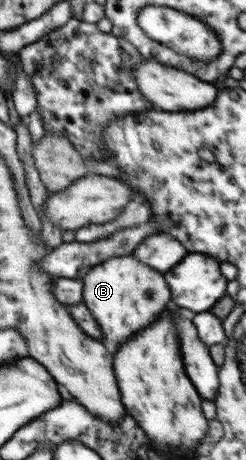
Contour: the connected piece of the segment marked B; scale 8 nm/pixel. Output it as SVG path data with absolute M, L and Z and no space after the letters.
M132 255L110 257L92 265L83 277L83 304L92 312L103 330L103 337L116 346L126 344L131 336L139 335L148 324L154 324L166 310L169 284L164 276Z

